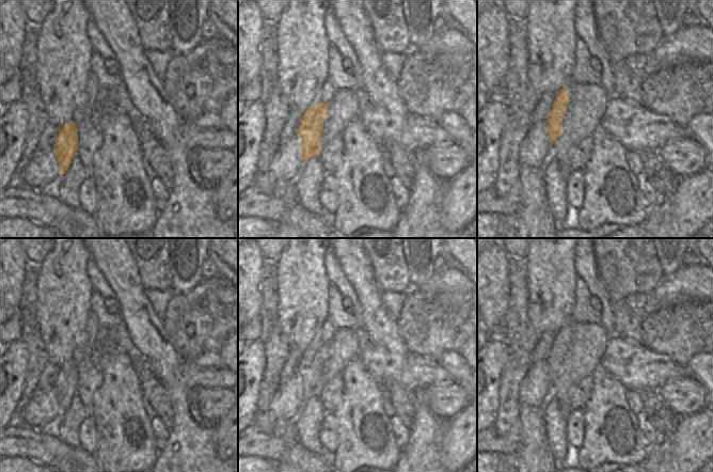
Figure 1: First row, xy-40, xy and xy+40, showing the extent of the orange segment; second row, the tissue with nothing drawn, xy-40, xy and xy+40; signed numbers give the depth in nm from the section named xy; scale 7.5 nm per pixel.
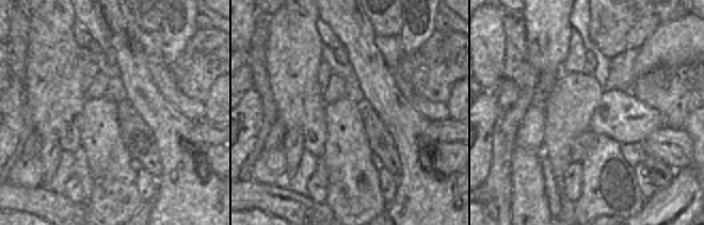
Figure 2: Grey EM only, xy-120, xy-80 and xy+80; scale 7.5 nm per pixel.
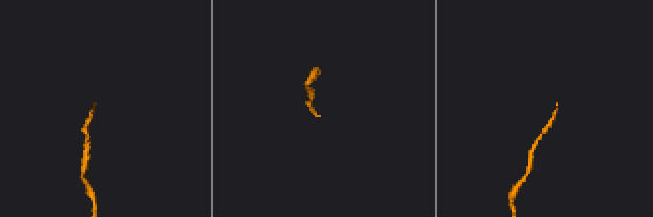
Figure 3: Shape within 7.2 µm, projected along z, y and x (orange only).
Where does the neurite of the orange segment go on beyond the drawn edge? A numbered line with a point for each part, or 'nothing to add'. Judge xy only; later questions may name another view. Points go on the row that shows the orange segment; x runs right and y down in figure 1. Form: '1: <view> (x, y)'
1: xy (328, 91)

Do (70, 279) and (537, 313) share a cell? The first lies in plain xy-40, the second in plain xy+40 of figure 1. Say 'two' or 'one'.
one

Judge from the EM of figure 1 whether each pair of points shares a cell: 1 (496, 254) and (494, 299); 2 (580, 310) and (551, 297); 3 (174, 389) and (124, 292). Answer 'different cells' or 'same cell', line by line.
1: same cell
2: different cells
3: same cell

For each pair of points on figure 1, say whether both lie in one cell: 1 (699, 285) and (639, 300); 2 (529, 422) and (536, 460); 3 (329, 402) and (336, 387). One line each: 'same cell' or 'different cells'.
1: different cells
2: same cell
3: same cell

